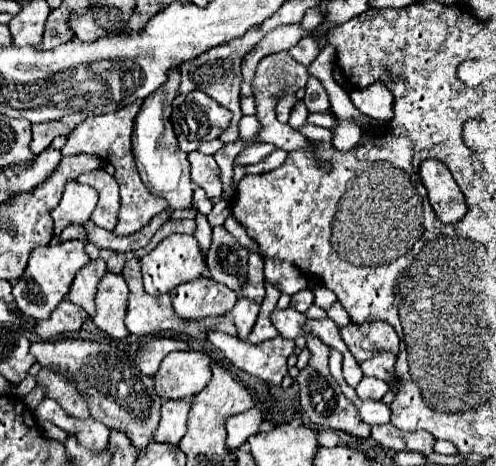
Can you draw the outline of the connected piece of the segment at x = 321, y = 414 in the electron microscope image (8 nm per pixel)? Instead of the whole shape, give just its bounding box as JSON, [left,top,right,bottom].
[296,338,370,438]

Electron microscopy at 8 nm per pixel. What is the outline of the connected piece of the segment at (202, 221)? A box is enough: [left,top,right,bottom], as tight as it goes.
[194,214,212,254]

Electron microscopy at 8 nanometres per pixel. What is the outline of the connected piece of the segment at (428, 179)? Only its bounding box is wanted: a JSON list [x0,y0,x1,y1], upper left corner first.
[420,160,464,224]

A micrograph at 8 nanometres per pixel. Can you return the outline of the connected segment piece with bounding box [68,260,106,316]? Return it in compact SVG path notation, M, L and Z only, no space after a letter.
M90 260L74 278L72 286L70 286L70 292L68 292L68 300L72 304L78 304L82 306L88 316L94 316L96 314L96 304L94 304L94 298L96 298L96 288L100 284L100 278L106 274L106 264L104 260Z

